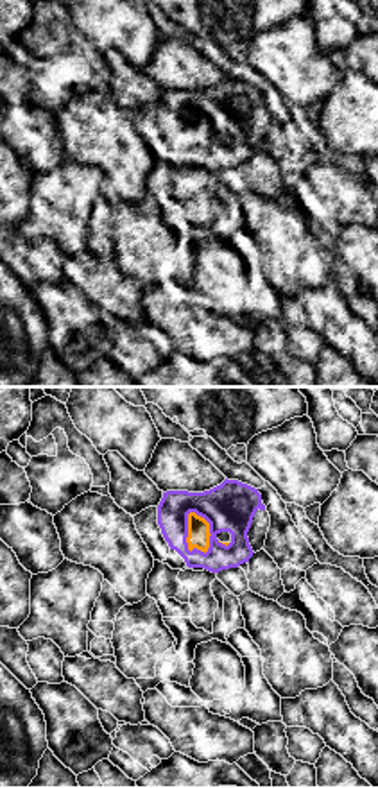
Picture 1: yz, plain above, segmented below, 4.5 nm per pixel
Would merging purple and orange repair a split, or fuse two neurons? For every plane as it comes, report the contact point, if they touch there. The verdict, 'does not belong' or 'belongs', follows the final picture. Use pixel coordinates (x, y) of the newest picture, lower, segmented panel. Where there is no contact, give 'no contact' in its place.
contact (210, 531)

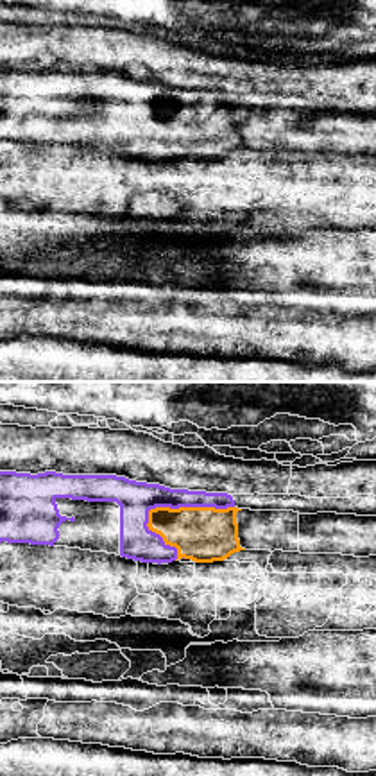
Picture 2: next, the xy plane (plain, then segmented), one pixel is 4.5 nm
contact (183, 506)

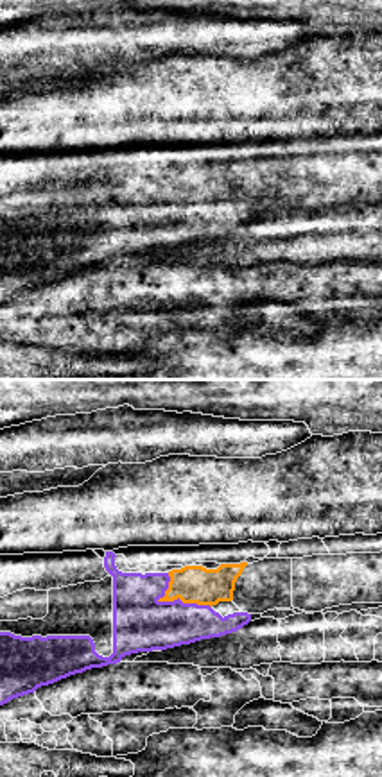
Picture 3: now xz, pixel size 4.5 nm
contact (174, 600)

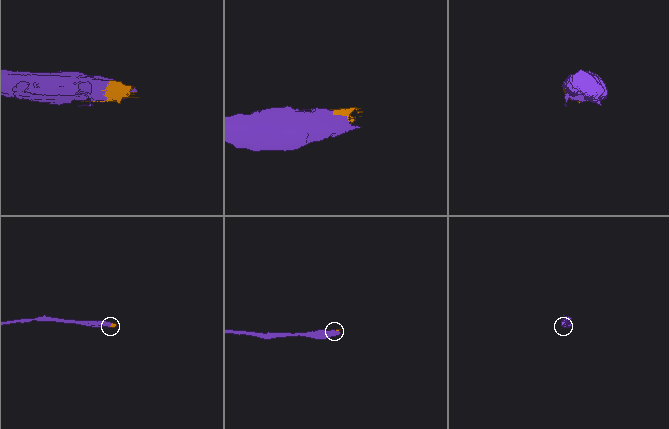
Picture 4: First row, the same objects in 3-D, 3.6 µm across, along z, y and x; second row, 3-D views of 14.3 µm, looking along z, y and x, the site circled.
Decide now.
belongs

